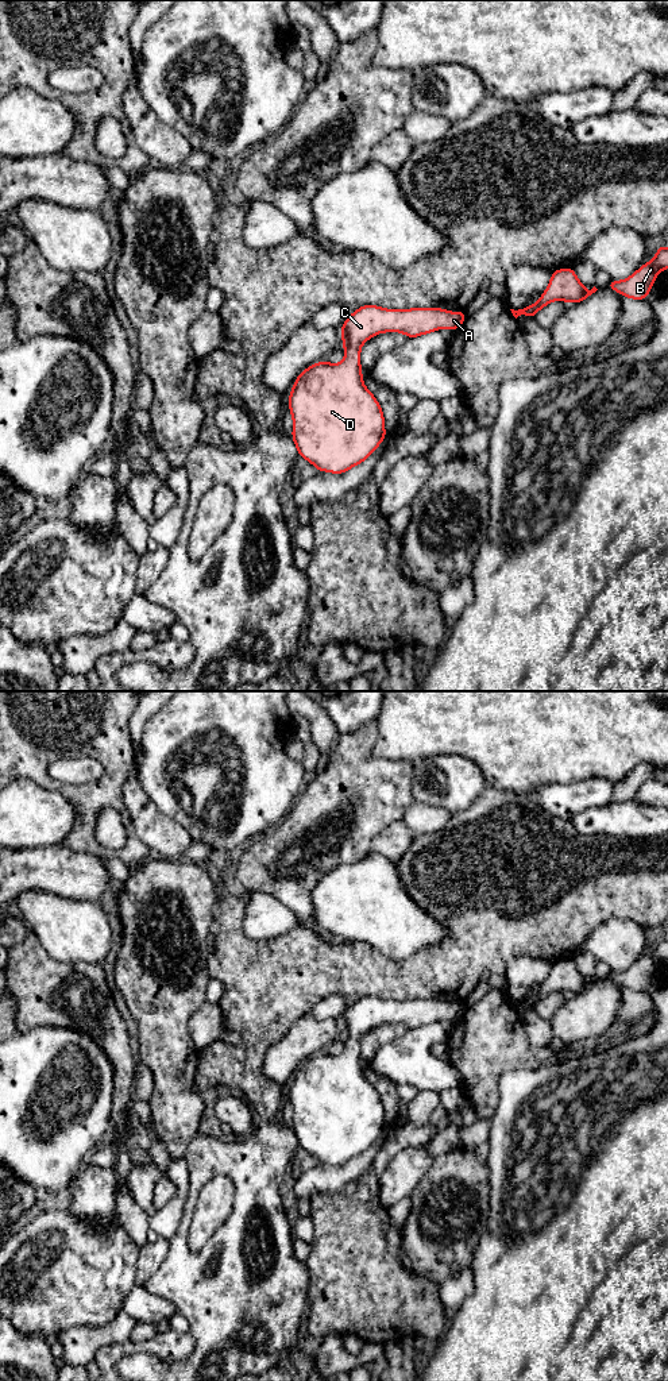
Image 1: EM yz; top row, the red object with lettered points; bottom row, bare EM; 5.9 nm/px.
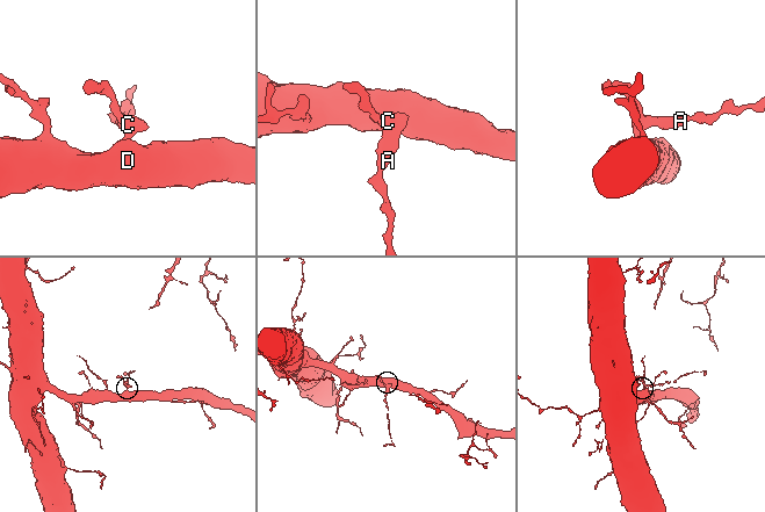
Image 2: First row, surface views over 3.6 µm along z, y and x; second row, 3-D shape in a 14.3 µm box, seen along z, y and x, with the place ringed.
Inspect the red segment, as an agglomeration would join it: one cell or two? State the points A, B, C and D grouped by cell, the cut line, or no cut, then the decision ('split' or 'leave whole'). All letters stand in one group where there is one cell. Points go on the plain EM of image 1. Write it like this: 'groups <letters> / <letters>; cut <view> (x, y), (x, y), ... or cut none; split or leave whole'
groups A B C D; cut none; leave whole

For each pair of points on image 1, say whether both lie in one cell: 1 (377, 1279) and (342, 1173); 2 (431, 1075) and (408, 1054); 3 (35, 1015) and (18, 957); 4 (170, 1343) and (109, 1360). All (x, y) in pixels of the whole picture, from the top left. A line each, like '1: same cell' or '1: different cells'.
1: different cells
2: same cell
3: same cell
4: same cell

